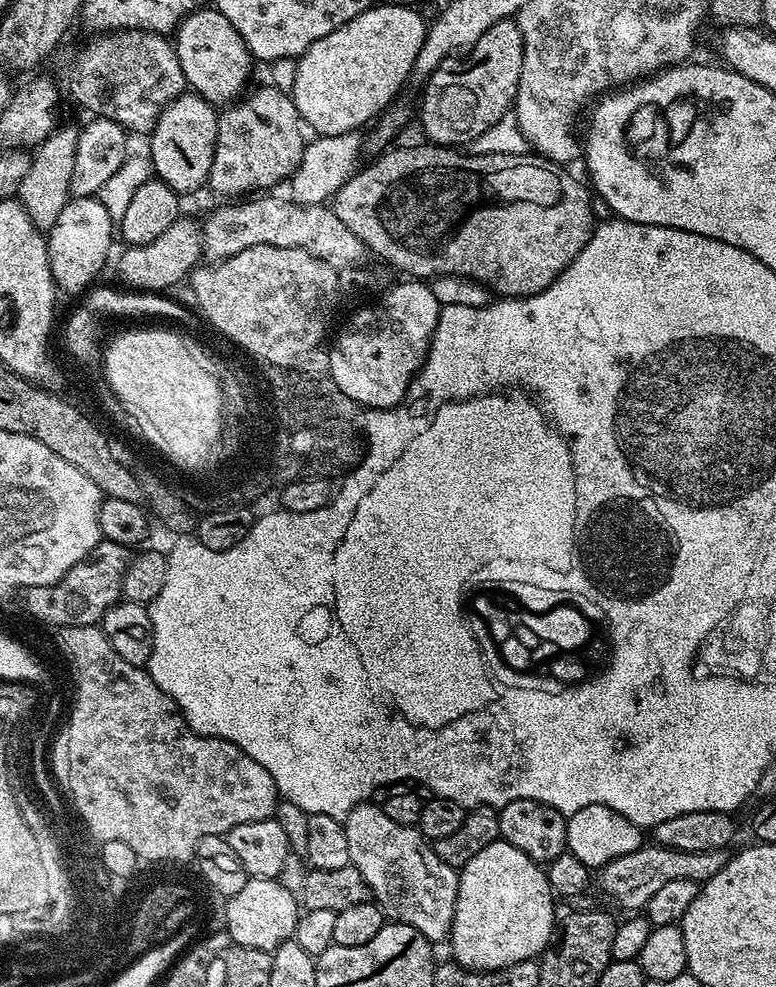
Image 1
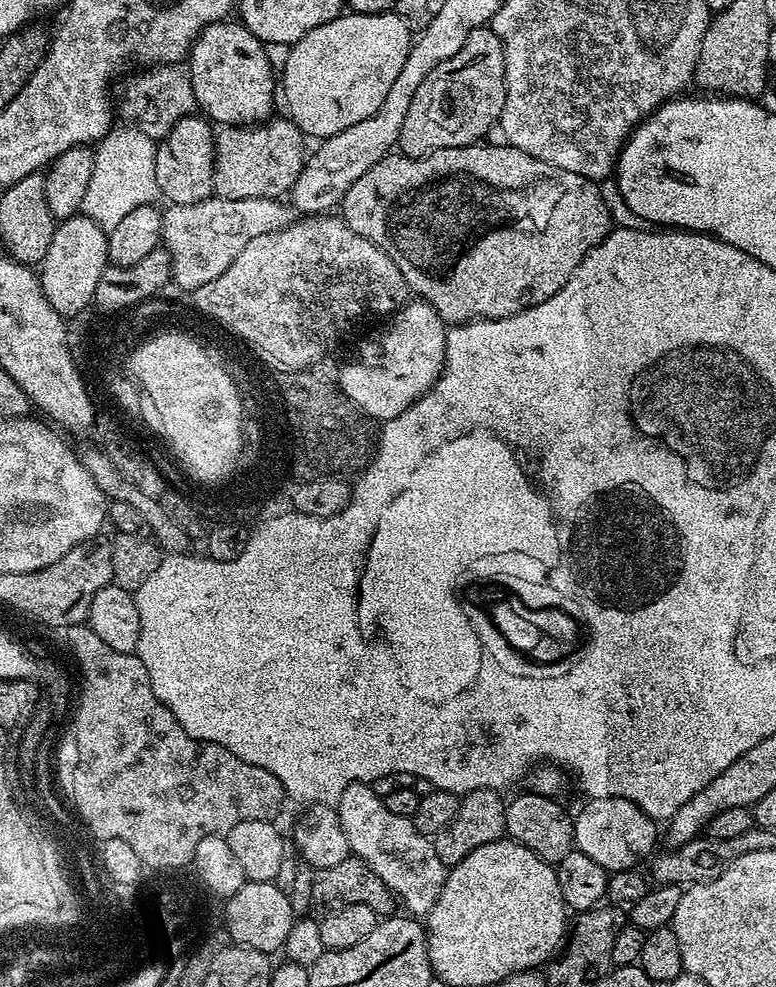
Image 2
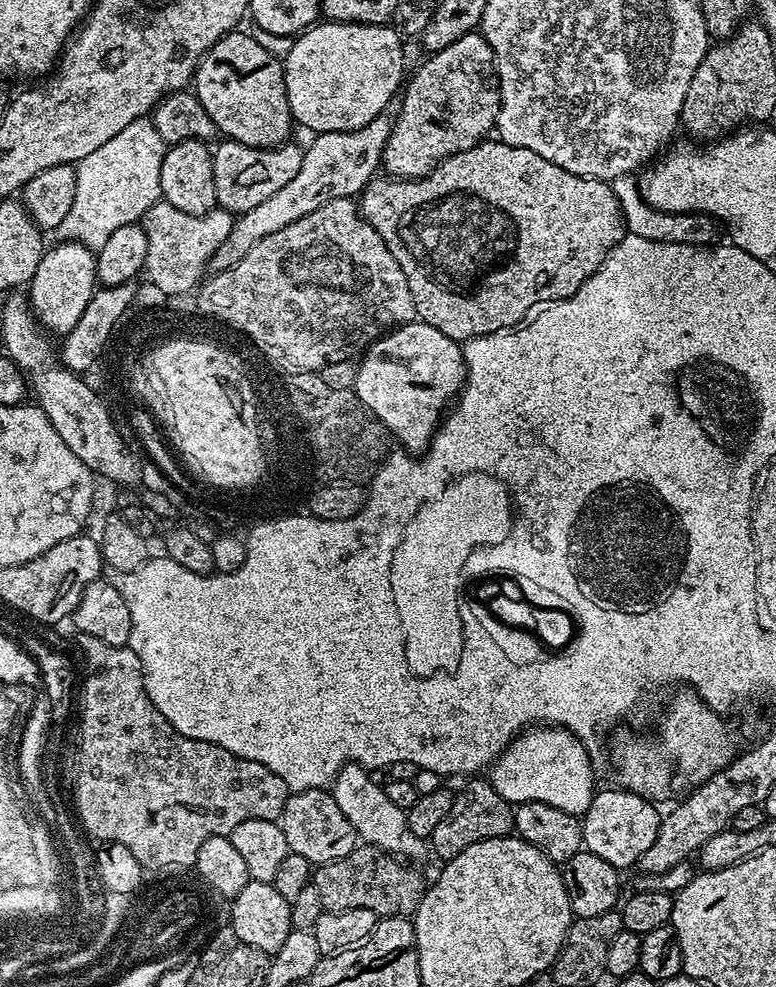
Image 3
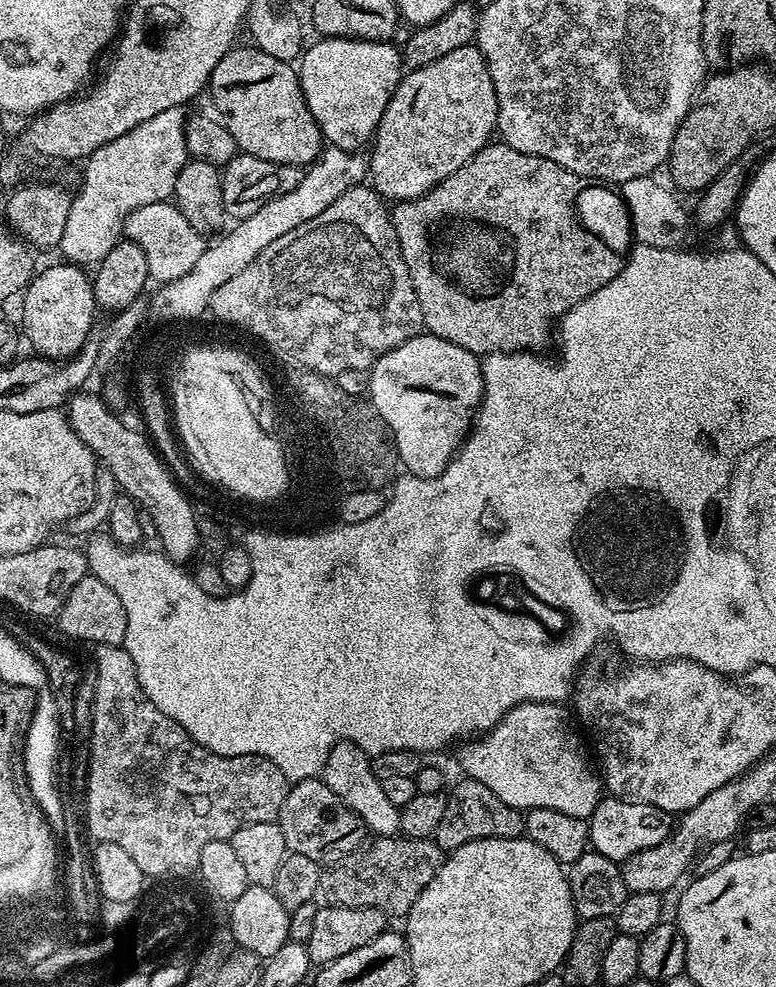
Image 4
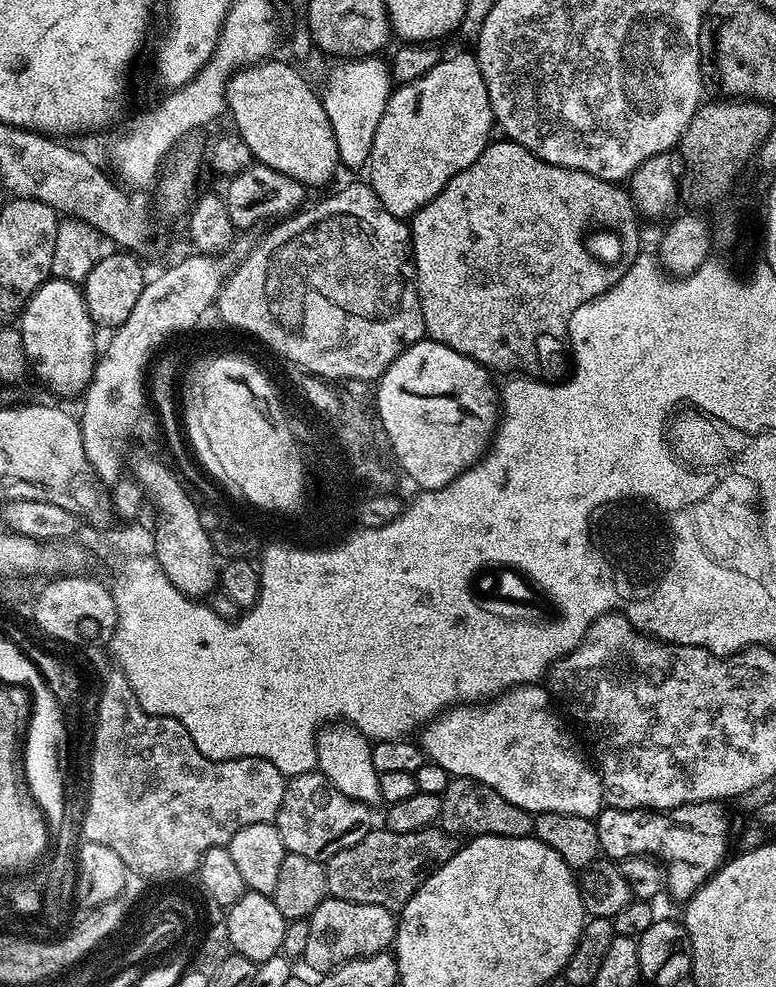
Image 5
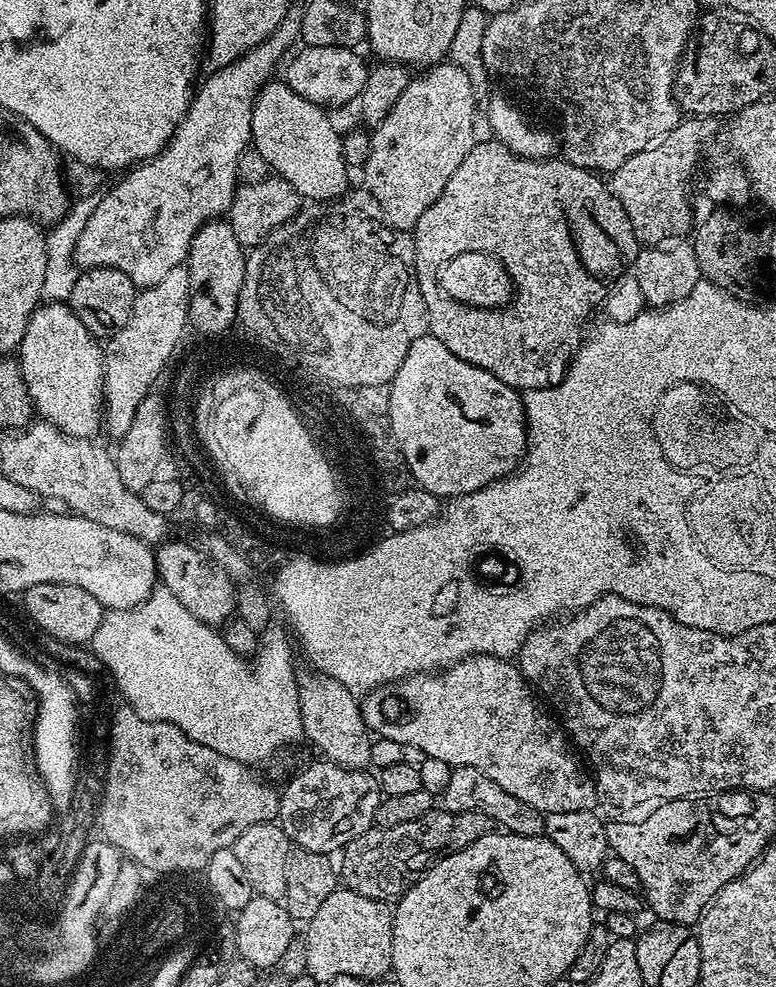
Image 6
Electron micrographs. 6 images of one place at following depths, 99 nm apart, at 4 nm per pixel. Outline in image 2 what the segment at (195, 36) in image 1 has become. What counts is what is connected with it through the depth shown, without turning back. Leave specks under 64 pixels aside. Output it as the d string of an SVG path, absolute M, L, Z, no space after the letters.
M225 18L217 24L207 24L200 37L192 43L192 50L186 57L186 73L193 84L199 111L209 121L220 126L251 126L273 115L272 107L276 100L278 104L278 76L270 66L270 58L264 53L264 43L254 34L250 34L243 22L233 20Z

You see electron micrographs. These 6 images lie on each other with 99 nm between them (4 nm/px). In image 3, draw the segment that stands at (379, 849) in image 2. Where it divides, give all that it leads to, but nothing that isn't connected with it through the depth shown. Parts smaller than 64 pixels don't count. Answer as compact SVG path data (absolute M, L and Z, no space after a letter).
M351 762L345 763L344 767L336 771L336 779L332 781L330 791L334 802L338 802L338 810L342 810L357 837L365 845L381 848L383 852L399 854L404 858L412 858L408 856L414 855L422 848L422 844L414 834L410 834L405 809L394 806L394 802L386 798L383 787L379 783L376 785L368 776L371 776L369 769Z

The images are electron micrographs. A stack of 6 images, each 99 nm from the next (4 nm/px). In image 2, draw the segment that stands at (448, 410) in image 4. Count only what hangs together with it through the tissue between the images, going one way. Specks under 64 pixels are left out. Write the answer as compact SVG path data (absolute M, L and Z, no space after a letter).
M412 298L405 303L404 307L393 312L390 322L381 332L368 336L360 344L356 357L340 372L338 387L347 394L362 411L369 413L377 421L387 420L392 422L397 416L407 412L415 400L426 395L434 386L434 382L440 376L444 368L446 358L446 338L448 333L446 325L439 314L424 300Z

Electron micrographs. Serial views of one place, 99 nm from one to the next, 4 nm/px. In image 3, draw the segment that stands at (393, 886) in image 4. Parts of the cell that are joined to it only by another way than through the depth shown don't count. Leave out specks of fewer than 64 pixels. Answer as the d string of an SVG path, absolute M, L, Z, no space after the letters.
M357 846L353 852L346 854L346 858L338 858L338 862L317 867L311 873L310 885L317 891L325 912L361 908L370 910L377 918L411 917L426 891L426 880L408 864L411 863L397 858L391 852L383 852L381 848Z

